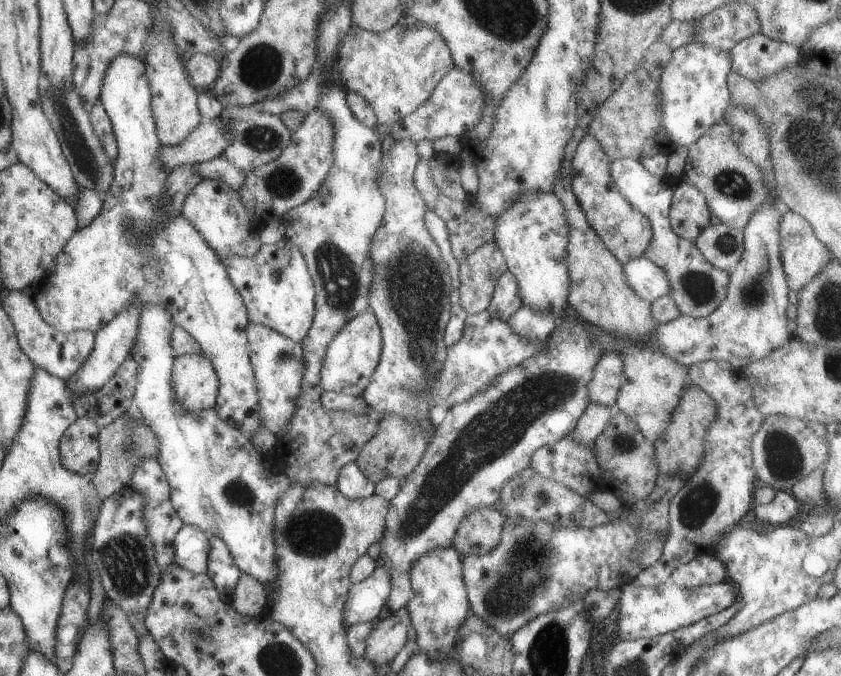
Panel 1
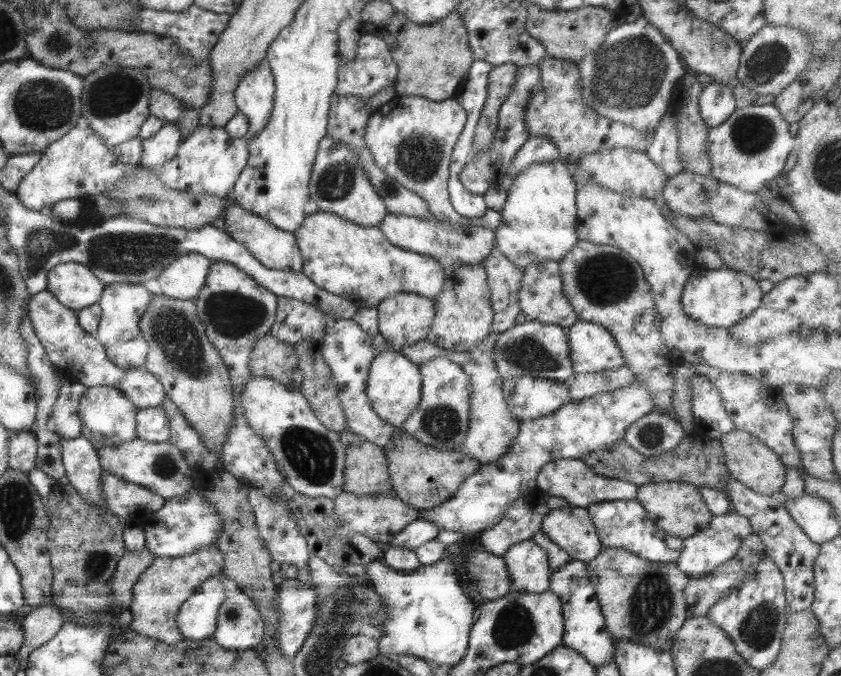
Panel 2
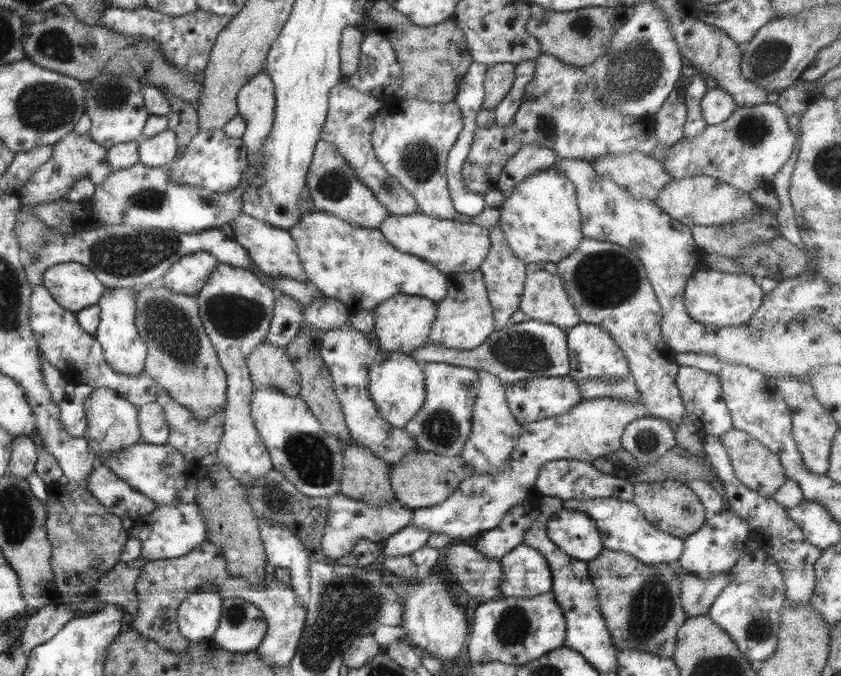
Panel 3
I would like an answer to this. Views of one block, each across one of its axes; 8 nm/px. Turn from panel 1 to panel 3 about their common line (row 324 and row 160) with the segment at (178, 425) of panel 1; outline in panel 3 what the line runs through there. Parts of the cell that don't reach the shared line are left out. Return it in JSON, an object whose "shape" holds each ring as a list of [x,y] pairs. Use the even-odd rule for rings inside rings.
{"shape":[[[168,128],[148,139],[141,139],[137,147],[138,161],[149,168],[167,167],[176,155],[176,138]]]}

